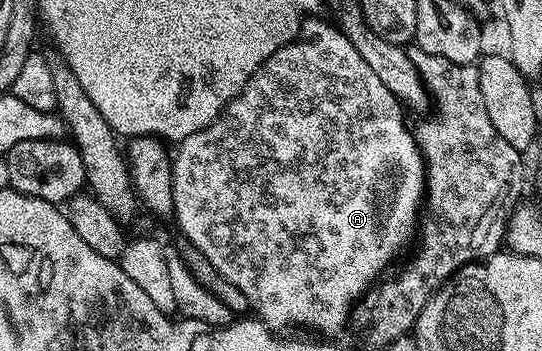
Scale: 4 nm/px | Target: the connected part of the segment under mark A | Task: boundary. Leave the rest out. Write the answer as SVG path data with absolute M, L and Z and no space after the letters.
M318 19L303 20L300 36L264 59L240 95L225 105L222 114L212 124L177 142L172 153L172 217L178 220L178 229L190 240L189 244L204 254L219 277L232 283L242 292L244 299L250 301L250 309L258 312L255 313L257 320L275 331L286 331L282 329L299 325L302 329L315 329L318 335L330 335L326 333L338 333L347 328L354 305L391 268L389 265L394 256L409 243L410 236L413 233L415 236L424 205L426 162L418 149L418 142L414 140L411 126L406 126L407 114L402 102L388 91L388 87L384 87L384 83L380 83L372 67L364 63L360 51L352 47L337 24L314 20Z

